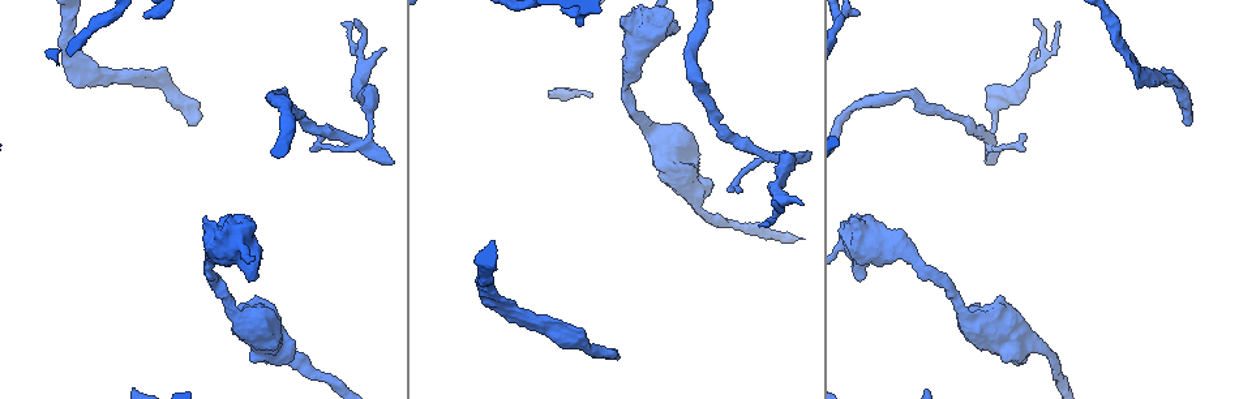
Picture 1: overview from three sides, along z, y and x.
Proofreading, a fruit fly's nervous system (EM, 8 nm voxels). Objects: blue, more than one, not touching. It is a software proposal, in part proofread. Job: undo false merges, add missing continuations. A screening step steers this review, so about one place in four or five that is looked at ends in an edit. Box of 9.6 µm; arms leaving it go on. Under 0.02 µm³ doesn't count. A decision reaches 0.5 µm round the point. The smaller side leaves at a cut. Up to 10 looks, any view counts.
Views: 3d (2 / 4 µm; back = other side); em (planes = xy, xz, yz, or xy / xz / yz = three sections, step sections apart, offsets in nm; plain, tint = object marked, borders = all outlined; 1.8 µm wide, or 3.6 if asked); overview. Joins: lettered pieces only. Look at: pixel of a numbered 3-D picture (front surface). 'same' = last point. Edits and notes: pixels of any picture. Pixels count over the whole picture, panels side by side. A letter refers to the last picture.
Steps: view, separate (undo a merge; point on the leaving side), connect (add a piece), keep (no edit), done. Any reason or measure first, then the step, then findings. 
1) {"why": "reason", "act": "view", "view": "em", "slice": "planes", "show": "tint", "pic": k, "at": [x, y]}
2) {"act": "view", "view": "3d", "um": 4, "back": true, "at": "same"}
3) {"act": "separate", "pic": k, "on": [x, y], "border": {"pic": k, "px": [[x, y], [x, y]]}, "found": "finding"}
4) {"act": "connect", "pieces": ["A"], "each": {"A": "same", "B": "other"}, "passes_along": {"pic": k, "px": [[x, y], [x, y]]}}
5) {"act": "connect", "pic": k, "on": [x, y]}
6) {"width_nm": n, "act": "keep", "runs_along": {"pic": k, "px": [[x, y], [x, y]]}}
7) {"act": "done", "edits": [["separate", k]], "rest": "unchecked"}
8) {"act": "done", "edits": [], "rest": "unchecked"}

{"why": "free end", "act": "view", "view": "3d", "um": 2, "back": true, "pic": 1, "at": [386, 49]}

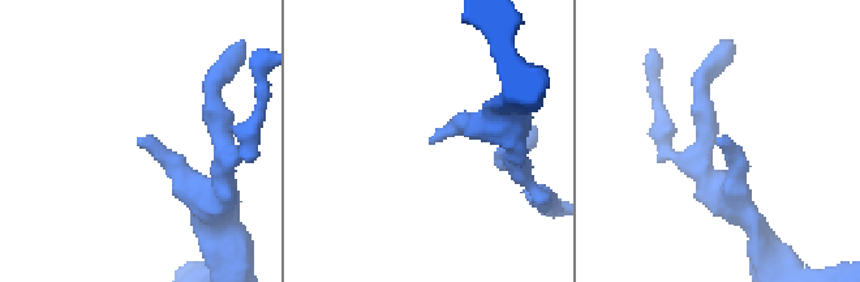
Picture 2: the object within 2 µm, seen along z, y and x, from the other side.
{"act": "view", "view": "em", "slice": "planes", "show": "plain", "pic": 2, "at": [137, 143]}

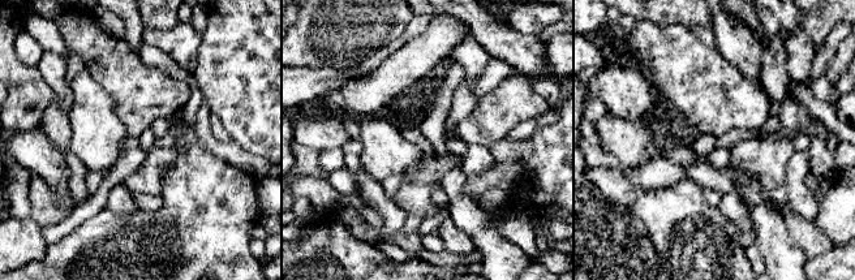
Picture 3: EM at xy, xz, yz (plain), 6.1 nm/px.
{"act": "view", "view": "em", "slice": "planes", "show": "borders", "at": "same"}

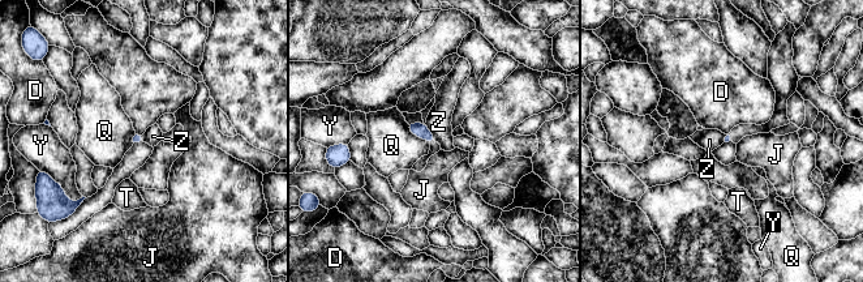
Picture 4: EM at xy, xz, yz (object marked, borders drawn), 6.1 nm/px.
{"longest_contact_nm": ["Q", 200], "act": "keep", "each": {"D": "other", "J": "other", "Q": "other", "T": "other", "Y": "other", "Z": "other"}, "border": {"pic": 4, "px": [[424, 123], [436, 141]]}, "found": "none of them fits"}

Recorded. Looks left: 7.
{"why": "branch point", "act": "view", "view": "em", "slice": "xy", "step": 4, "show": "tint", "pic": 1, "at": [368, 141]}

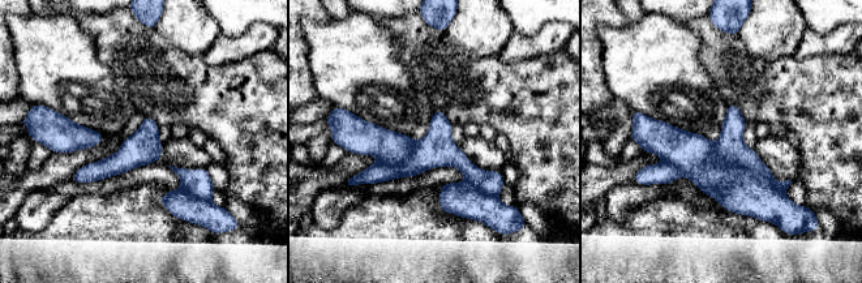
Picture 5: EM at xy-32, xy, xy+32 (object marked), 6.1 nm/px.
{"act": "view", "view": "em", "slice": "xz", "step": 8, "show": "borders", "at": "same"}

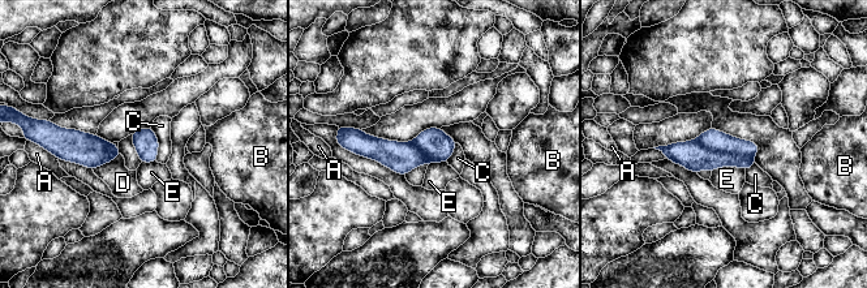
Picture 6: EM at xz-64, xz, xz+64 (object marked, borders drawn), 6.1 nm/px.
{"act": "separate", "pic": 6, "on": [712, 138], "each": {"A": "other", "B": "other", "C": "other", "D": "other", "E": "other"}, "border": {"pic": 6, "px": [[694, 141], [709, 149], [752, 157]]}, "found": "two neurons meet here"}

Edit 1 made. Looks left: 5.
{"act": "view", "view": "overview"}

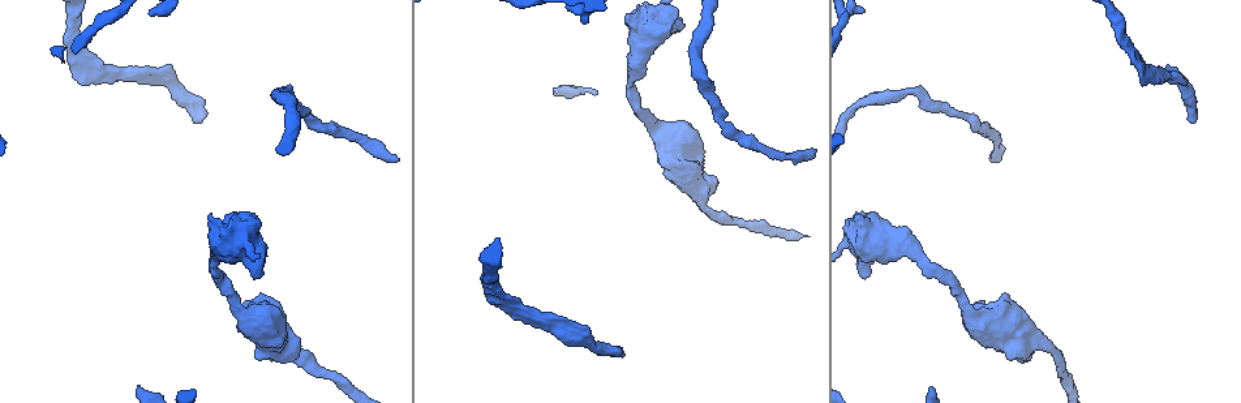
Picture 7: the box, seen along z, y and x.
{"why": "branch stops here", "act": "view", "view": "em", "slice": "planes", "show": "borders", "pic": 7, "at": [85, 84]}

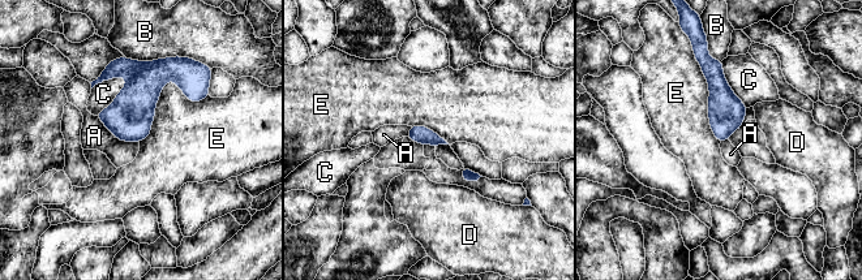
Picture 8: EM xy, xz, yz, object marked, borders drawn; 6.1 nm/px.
{"act": "keep", "each": {"A": "other", "B": "other", "C": "other", "D": "other", "E": "other"}, "border": {"pic": 8, "px": [[209, 95], [168, 81], [140, 142]]}, "found": "no lettered piece goes on from it"}

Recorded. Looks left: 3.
{"why": "branch stops here", "act": "view", "view": "em", "slice": "planes", "show": "borders", "pic": 7, "at": [150, 13]}

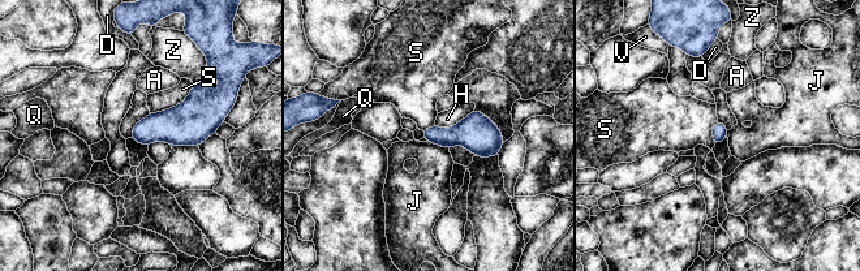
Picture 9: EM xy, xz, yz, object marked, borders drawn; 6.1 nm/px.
{"act": "keep", "each": {"A": "other", "D": "other", "H": "other", "J": "other", "Q": "other", "S": "other", "V": "other", "Z": "other"}, "border": {"pic": 9, "px": [[428, 141], [444, 146], [448, 150]]}, "found": "none of them fits"}

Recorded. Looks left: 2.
{"why": "thick end", "act": "view", "view": "em", "slice": "planes", "show": "borders", "pic": 7, "at": [864, 276]}

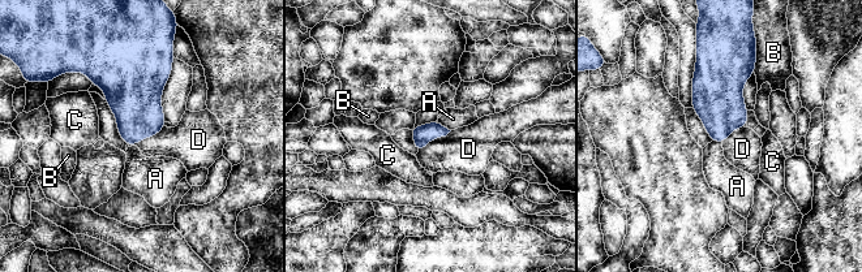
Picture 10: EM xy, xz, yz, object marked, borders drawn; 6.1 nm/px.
{"act": "keep", "each": {"A": "other", "B": "other", "C": "other", "D": "other"}, "border": {"pic": 10, "px": [[451, 130], [429, 141], [417, 152]]}, "found": "none of them fits"}

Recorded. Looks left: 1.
{"act": "done", "edits": [["separate", 6]], "rest": "unchecked"}

